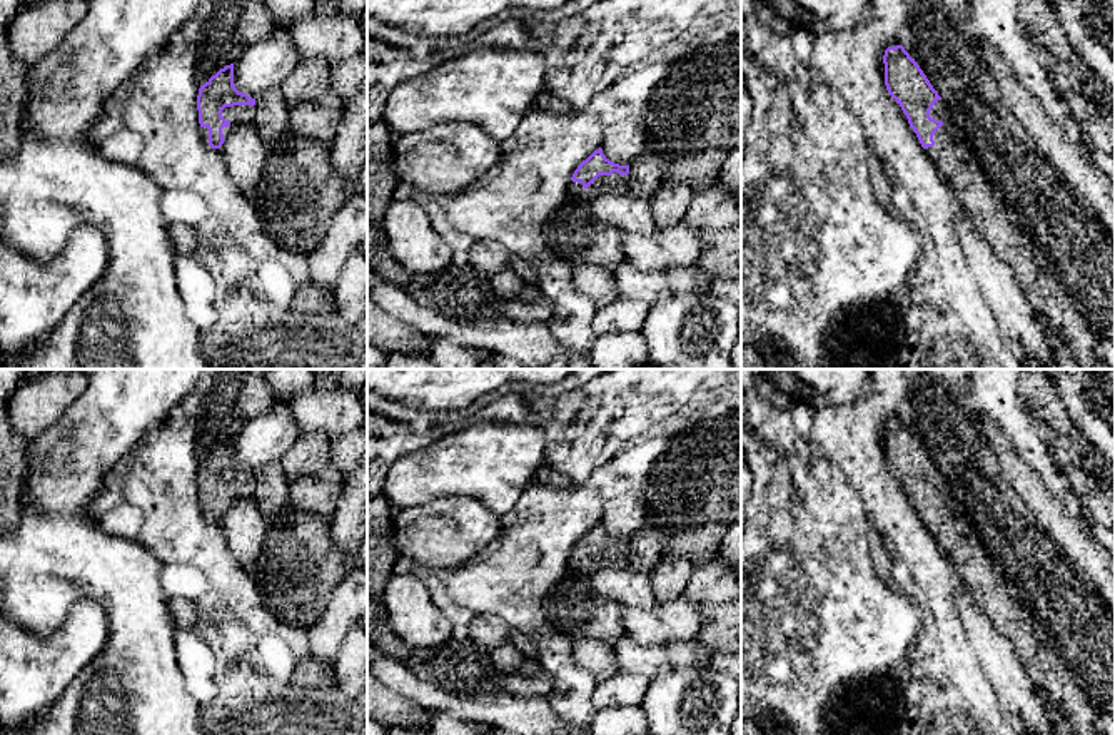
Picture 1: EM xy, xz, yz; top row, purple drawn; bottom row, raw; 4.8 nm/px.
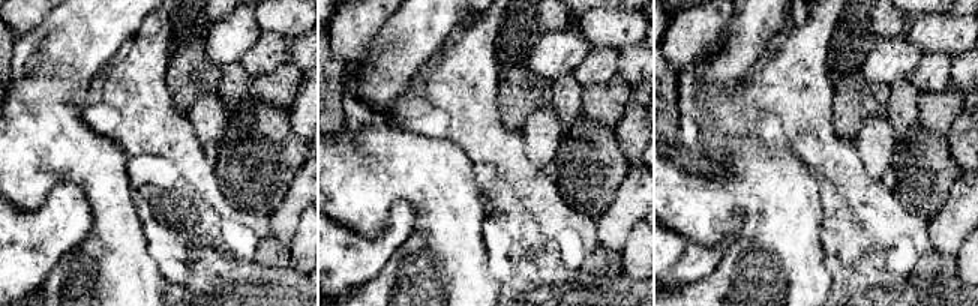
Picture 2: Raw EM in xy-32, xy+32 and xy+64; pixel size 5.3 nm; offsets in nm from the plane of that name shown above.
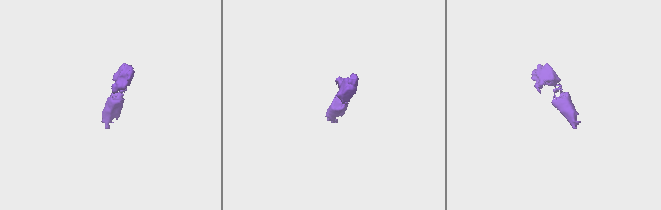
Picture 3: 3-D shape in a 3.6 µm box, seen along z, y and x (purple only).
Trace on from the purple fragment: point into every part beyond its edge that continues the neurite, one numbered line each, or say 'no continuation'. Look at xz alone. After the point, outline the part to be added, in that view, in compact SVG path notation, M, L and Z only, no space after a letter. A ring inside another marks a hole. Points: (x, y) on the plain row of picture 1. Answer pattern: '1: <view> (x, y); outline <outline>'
1: xz (605, 558); outline M613 546L611 550L599 550L588 563L581 556L569 556L568 568L574 573L591 576L593 573L604 568L623 568L628 566L629 550L619 550Z

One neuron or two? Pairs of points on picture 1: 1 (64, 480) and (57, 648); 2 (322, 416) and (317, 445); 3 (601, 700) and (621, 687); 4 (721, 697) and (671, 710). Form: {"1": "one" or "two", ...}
{"1": "two", "2": "two", "3": "one", "4": "one"}

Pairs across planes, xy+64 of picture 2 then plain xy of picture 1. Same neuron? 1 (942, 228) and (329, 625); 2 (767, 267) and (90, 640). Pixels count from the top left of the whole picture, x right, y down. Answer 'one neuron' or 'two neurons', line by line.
1: one neuron
2: two neurons

